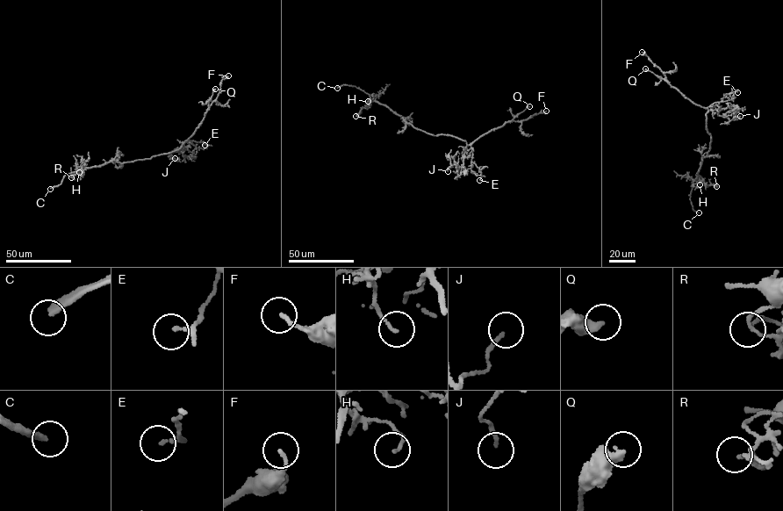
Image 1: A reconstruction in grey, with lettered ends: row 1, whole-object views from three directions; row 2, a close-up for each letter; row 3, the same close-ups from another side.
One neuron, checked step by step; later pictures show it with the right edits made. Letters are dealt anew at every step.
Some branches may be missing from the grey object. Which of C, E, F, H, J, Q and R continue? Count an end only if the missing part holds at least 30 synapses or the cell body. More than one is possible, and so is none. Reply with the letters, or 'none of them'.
C

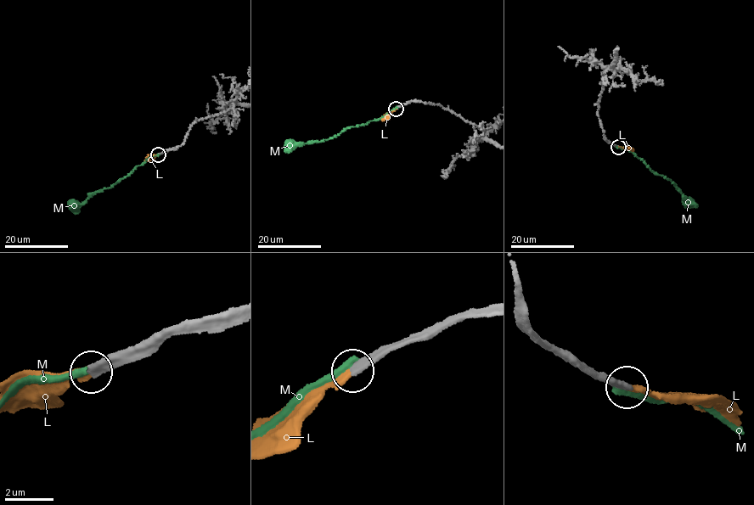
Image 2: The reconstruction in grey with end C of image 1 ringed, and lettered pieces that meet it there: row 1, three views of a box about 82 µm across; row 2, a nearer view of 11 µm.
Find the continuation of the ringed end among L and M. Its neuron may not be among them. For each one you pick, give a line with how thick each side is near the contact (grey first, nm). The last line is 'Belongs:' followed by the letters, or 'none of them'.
L: 360 nm thick on the grey side, 340 nm on the other
Belongs: L

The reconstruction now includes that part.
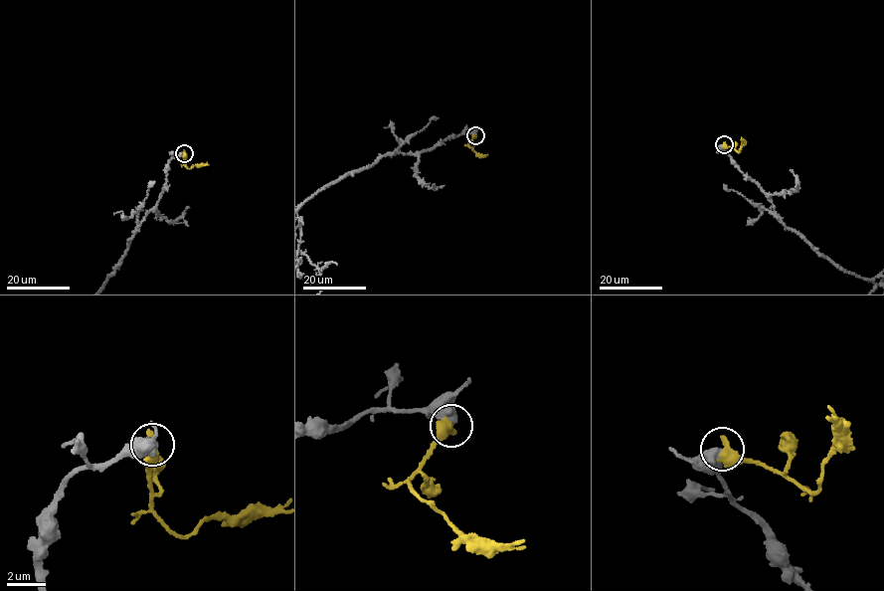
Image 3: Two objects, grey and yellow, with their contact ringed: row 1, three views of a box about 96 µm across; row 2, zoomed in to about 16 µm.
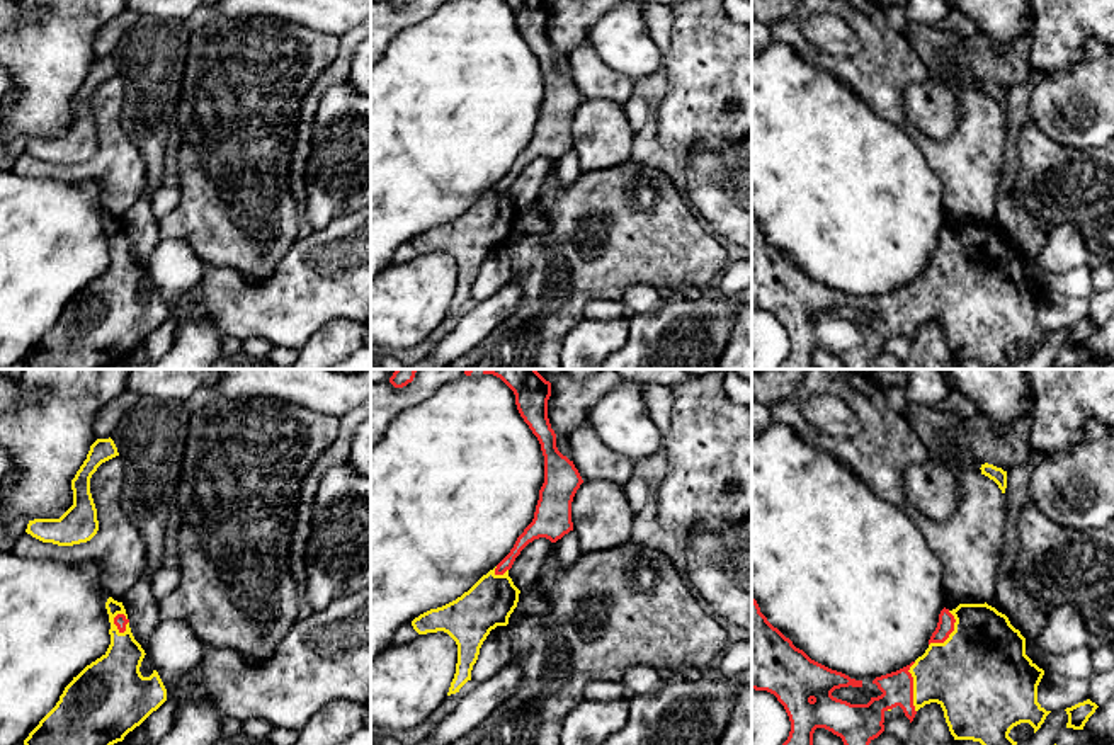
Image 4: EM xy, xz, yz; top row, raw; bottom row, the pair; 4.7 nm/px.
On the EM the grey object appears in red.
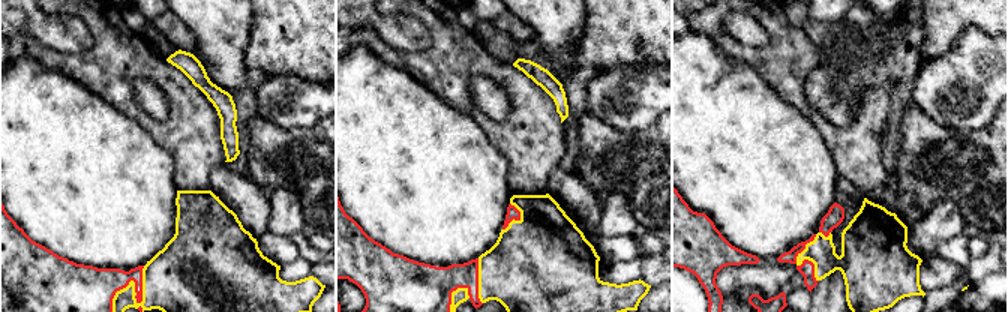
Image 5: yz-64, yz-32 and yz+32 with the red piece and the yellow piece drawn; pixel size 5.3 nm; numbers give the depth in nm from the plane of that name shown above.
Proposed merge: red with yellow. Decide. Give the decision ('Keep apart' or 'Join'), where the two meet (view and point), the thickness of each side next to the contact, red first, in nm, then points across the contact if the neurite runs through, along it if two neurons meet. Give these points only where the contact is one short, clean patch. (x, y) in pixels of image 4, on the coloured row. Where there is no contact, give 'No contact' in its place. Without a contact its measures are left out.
Join. Touches red at yz (912, 688). Thickness 150 nm (red) against 360 nm

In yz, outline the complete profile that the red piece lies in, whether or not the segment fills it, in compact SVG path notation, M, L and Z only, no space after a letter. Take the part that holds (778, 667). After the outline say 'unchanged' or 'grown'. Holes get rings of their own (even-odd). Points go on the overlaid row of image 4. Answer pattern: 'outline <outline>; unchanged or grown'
outline M752 595L752 689L767 691L777 697L784 706L791 731L782 745L813 745L813 733L816 728L825 728L840 736L844 745L869 745L884 731L884 713L900 706L905 716L913 721L917 711L925 704L937 702L942 711L954 740L973 740L981 745L1017 745L1009 733L1020 723L1029 723L1034 733L1041 728L1046 711L1037 702L1037 685L1044 675L1026 655L1026 638L1015 629L1009 617L995 607L985 604L959 604L956 609L942 609L935 631L929 640L929 648L910 665L876 677L872 684L883 692L871 697L867 704L850 704L832 696L840 687L862 687L862 680L850 679L849 675L832 670L811 660L803 650L796 648L767 617L760 612L757 600Z; grown

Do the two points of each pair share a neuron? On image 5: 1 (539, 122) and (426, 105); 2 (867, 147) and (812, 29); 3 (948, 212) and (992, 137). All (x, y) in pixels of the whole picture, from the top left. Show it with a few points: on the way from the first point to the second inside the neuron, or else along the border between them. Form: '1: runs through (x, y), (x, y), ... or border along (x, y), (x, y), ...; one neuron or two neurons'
1: border along (428, 89), (465, 113), (483, 132); two neurons
2: border along (875, 89), (843, 126), (818, 113); two neurons
3: border along (924, 212), (941, 201), (951, 200), (968, 224); two neurons

